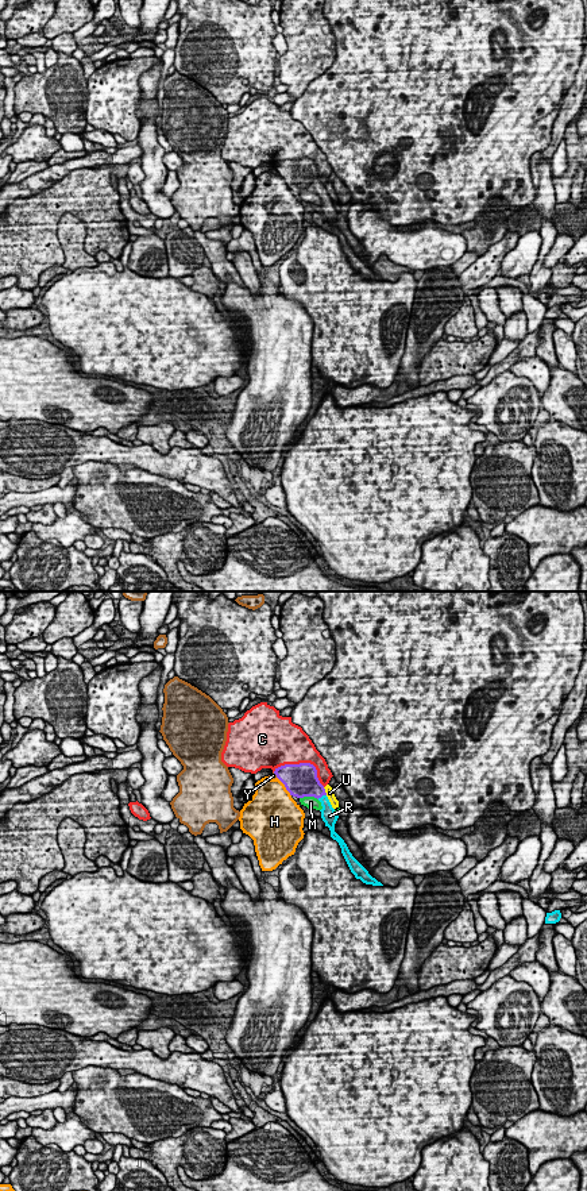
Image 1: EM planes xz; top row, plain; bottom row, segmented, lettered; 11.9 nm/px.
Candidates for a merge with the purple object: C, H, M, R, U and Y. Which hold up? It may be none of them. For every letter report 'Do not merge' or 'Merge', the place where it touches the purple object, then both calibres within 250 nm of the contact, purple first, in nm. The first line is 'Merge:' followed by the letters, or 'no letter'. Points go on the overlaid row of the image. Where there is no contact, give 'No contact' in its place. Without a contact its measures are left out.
Merge: R
C: Do not merge. Touches purple at xz (304, 763). Thickness 380 nm (purple) against 420 nm
H: Do not merge. Touches purple at xz (285, 786). Thickness 380 nm (purple) against 480 nm
M: Do not merge. Touches purple at xz (309, 796). Thickness 380 nm (purple) against 160 nm
R: Merge. Touches purple at xz (321, 796). Thickness 320 nm (purple) against 190 nm
U: Do not merge. Touches purple at xz (324, 791). Thickness 320 nm (purple) against 100 nm
Y: Do not merge. Touches purple at xz (275, 774). Thickness 320 nm (purple) against 70 nm

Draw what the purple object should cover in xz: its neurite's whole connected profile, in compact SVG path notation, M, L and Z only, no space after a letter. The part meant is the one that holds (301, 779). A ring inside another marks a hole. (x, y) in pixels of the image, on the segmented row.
M310 763L285 764L275 768L274 774L285 785L290 795L297 798L314 797L321 802L321 818L331 830L331 837L336 840L341 848L341 853L356 879L366 884L383 886L352 856L344 840L335 832L335 824L339 818L332 808L324 786L317 778L317 770Z

